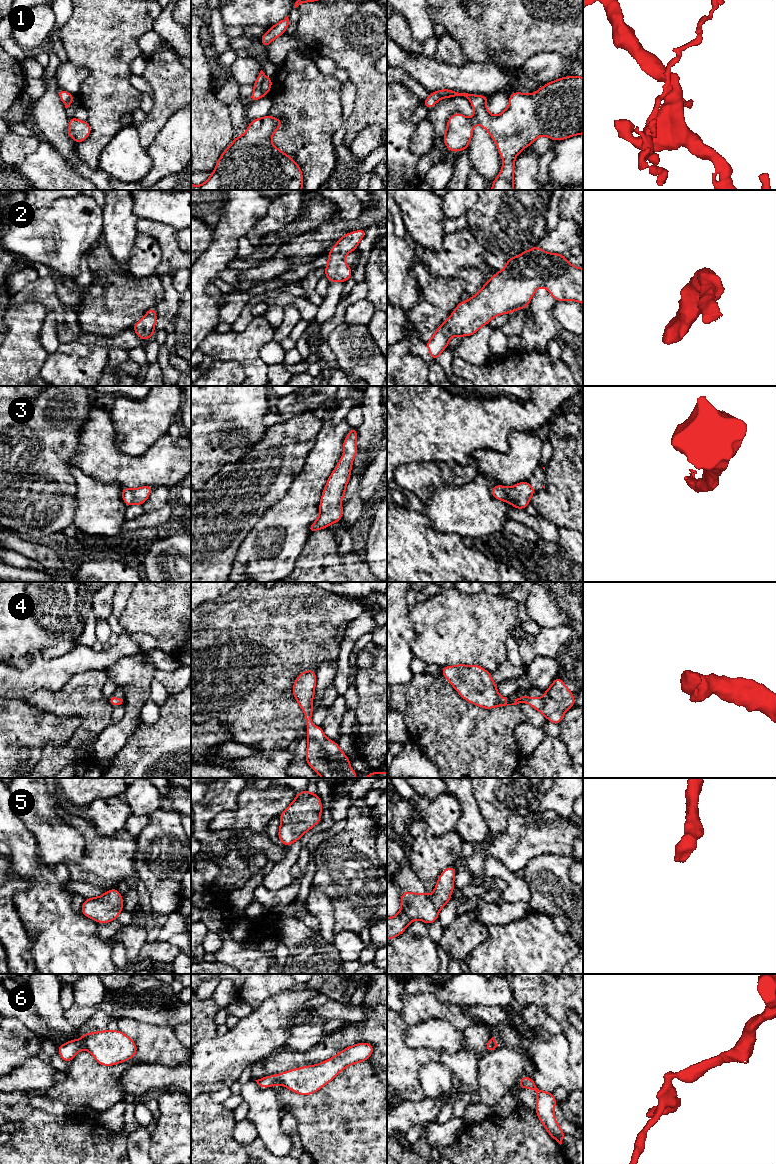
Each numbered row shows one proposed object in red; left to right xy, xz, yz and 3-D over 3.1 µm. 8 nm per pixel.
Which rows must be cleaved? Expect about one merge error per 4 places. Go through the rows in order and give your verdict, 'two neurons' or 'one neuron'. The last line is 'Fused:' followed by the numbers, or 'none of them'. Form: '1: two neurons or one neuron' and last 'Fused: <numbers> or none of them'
1: two neurons
2: one neuron
3: one neuron
4: one neuron
5: one neuron
6: one neuron
Fused: 1

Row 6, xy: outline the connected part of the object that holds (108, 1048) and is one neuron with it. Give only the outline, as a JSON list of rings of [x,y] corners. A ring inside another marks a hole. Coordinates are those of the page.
[[[120,1030],[85,1032],[80,1039],[58,1046],[58,1053],[68,1064],[80,1050],[85,1049],[102,1066],[112,1066],[133,1058],[137,1053],[134,1041]]]

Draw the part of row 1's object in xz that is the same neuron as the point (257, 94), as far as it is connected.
[[[261,70],[255,83],[253,84],[253,88],[254,88],[254,92],[253,94],[249,97],[251,103],[259,100],[260,98],[262,98],[264,95],[261,92],[261,84],[263,82],[263,80],[266,78],[267,76],[265,75],[265,73]]]

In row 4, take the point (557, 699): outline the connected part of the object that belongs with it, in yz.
[[[477,664],[446,666],[441,672],[463,699],[484,709],[526,703],[542,713],[549,722],[559,725],[565,712],[574,707],[574,694],[559,677],[554,679],[542,697],[521,695],[508,704],[507,697],[498,694],[491,673]]]

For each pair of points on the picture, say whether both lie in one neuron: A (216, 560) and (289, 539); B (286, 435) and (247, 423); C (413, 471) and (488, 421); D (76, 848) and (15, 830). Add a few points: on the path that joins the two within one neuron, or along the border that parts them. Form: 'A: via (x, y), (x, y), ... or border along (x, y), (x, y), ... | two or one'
A: border along (246, 534), (233, 560), (230, 571) | two
B: border along (267, 426), (263, 435), (252, 447) | two
C: border along (403, 464), (432, 462), (441, 469) | two
D: border along (19, 819), (35, 838), (36, 855), (40, 859) | two

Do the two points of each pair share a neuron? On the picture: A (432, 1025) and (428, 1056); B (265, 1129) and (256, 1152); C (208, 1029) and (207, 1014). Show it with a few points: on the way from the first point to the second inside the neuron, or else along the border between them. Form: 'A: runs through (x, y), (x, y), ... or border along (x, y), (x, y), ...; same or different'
A: border along (406, 1043), (414, 1049), (437, 1049), (440, 1052); different
B: border along (258, 1137), (272, 1153); different
C: runs through (207, 1025), (207, 1018); same

